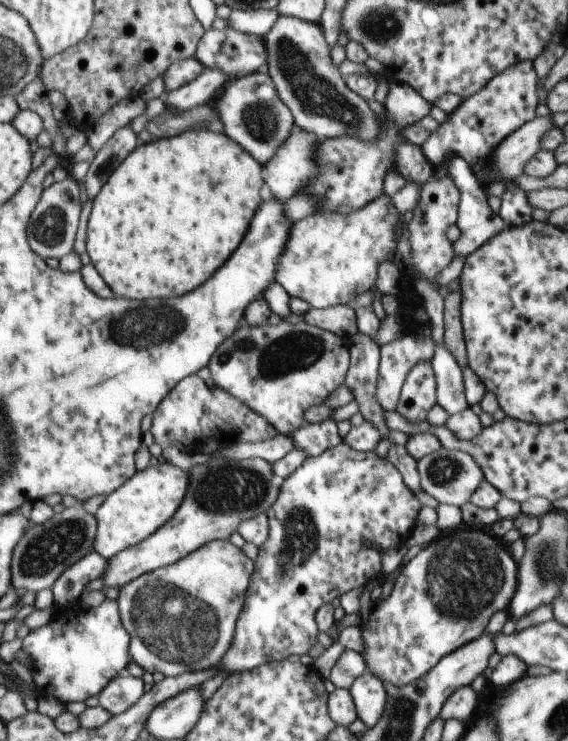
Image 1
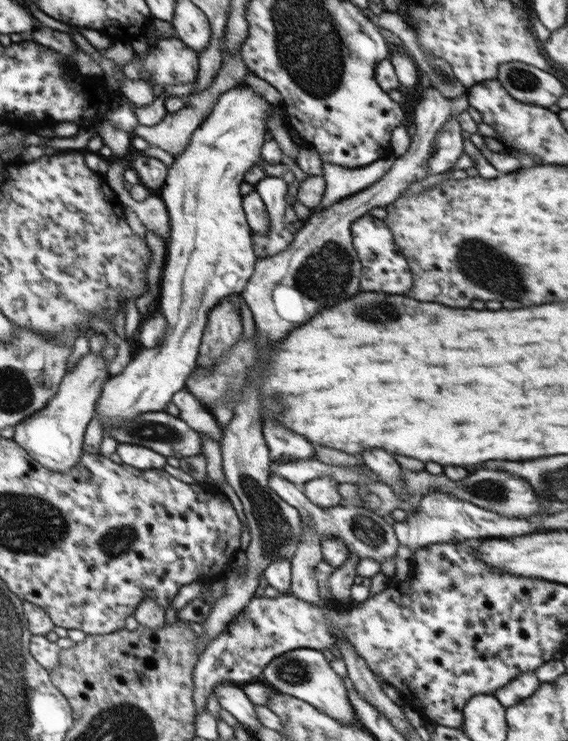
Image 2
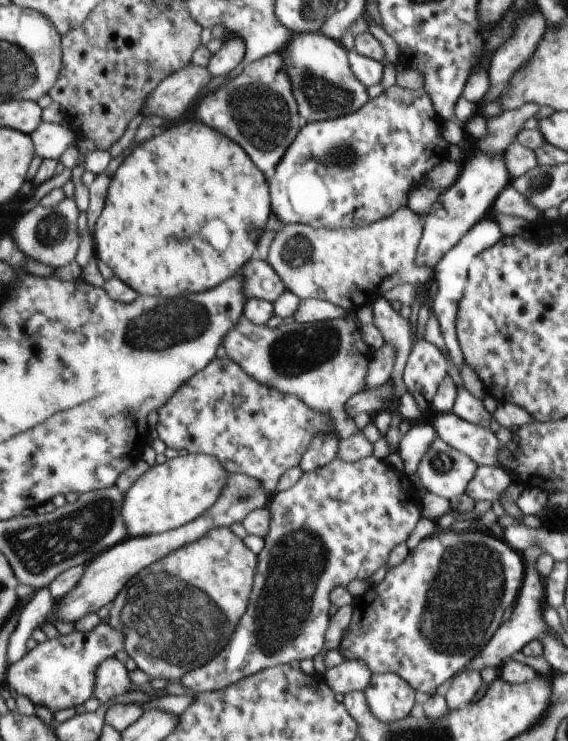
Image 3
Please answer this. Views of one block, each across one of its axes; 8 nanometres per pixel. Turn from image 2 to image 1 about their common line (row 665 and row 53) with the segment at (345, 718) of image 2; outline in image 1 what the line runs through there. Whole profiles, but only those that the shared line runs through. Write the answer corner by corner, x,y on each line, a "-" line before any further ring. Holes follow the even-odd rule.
279,15
262,40
268,52
268,74
274,81
280,100
290,109
293,122
301,130
316,134
321,139
346,134
362,142
378,139
382,128
377,114
366,99
348,88
345,77
332,62
331,49
321,25

